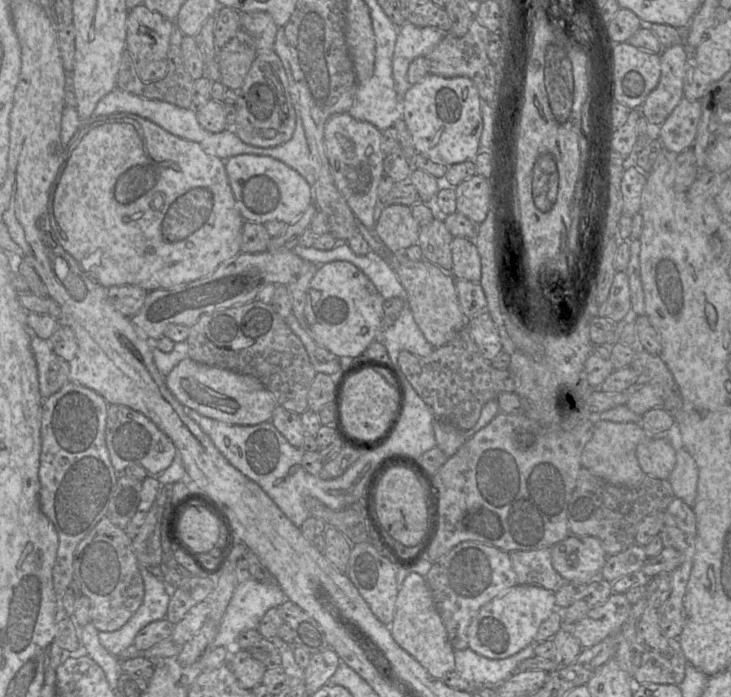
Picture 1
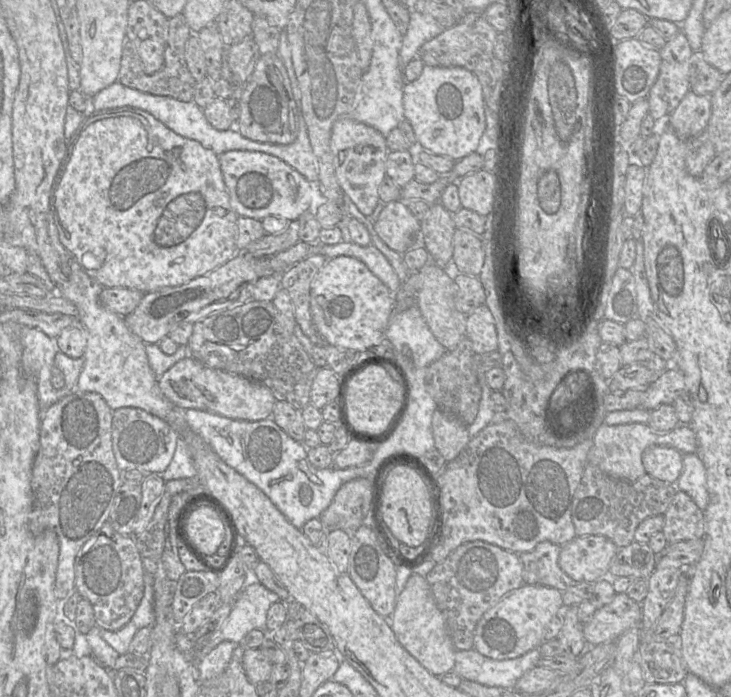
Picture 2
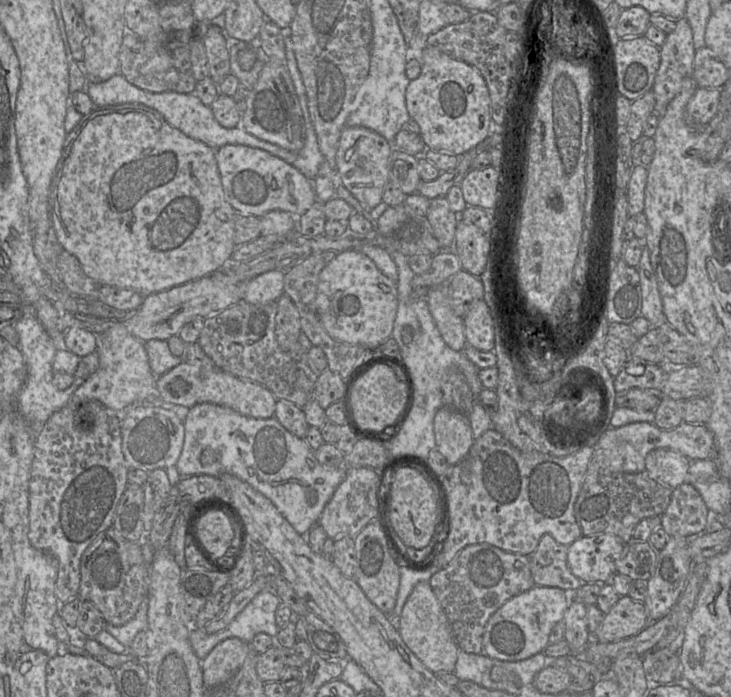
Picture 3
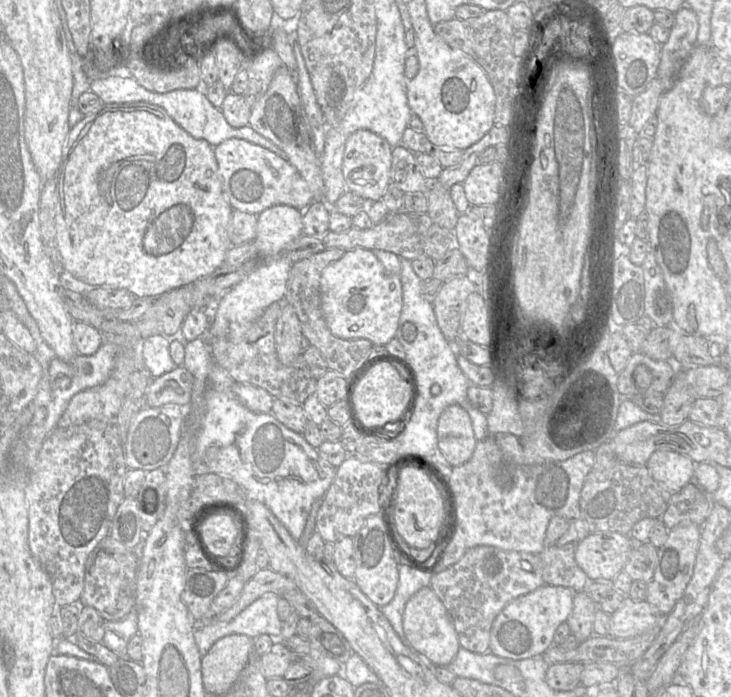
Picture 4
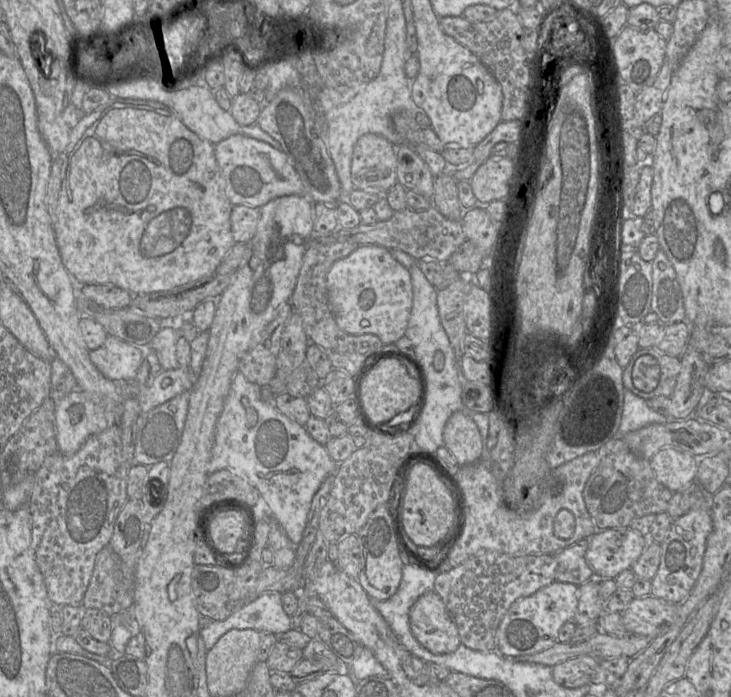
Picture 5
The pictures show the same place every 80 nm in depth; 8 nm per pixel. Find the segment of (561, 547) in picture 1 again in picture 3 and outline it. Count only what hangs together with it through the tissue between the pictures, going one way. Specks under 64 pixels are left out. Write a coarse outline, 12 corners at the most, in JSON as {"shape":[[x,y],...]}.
{"shape":[[613,534],[582,536],[567,563],[583,583],[616,574],[626,545]]}

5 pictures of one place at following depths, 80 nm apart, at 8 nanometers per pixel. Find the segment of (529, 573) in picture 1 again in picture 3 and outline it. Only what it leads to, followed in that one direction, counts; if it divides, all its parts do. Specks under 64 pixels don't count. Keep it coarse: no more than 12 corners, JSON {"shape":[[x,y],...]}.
{"shape":[[550,534],[528,555],[535,585],[570,593],[584,584],[568,547]]}

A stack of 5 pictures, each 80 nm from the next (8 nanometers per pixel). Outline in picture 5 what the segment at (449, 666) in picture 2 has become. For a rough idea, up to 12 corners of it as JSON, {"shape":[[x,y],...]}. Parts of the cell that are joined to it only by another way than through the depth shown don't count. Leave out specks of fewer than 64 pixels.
{"shape":[[435,591],[416,600],[413,636],[433,654],[462,643]]}

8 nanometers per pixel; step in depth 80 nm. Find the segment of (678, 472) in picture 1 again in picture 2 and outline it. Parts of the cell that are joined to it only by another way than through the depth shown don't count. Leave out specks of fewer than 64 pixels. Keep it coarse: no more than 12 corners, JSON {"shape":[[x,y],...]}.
{"shape":[[696,453],[683,454],[675,487],[705,510],[706,469]]}

